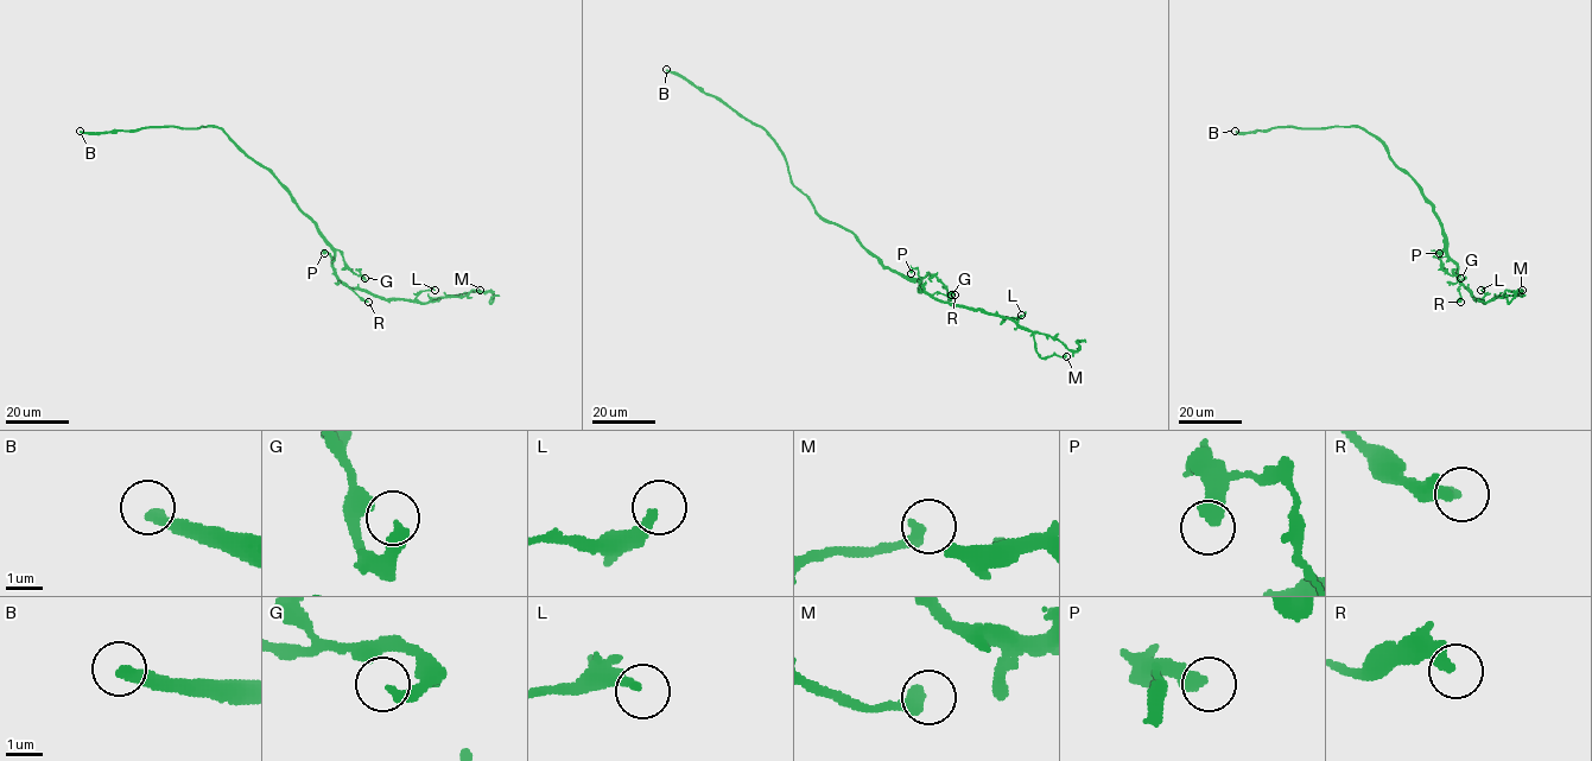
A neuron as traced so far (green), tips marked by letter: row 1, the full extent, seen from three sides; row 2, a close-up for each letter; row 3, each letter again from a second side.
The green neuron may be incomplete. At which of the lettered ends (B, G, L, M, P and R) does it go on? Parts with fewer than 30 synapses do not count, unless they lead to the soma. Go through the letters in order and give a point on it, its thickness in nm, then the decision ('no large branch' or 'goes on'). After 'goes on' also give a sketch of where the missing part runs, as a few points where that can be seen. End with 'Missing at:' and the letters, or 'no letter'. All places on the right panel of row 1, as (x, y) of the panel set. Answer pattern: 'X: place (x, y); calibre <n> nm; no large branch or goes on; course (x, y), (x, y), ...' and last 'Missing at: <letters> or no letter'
B: place (1235, 131); calibre 340 nm; no large branch
G: place (1460, 278); calibre 320 nm; no large branch
L: place (1480, 290); calibre 260 nm; no large branch
M: place (1522, 290); calibre 380 nm; no large branch
P: place (1439, 253); calibre 440 nm; no large branch
R: place (1460, 302); calibre 360 nm; no large branch
Missing at: no letter

